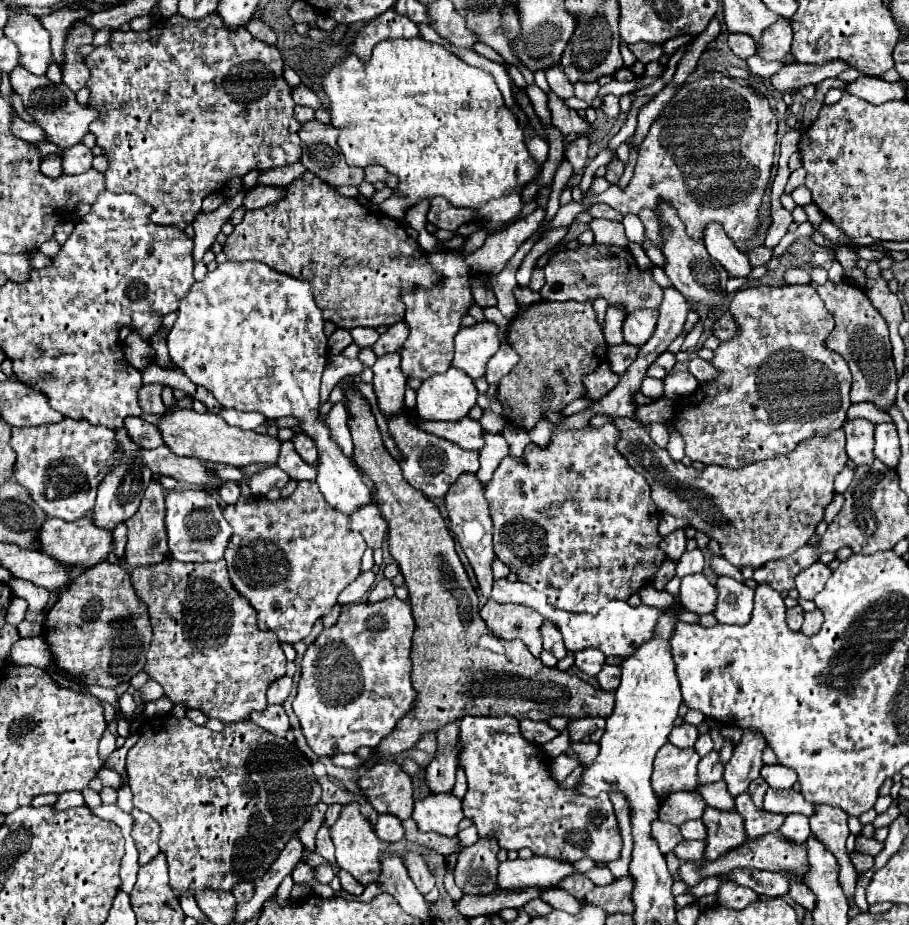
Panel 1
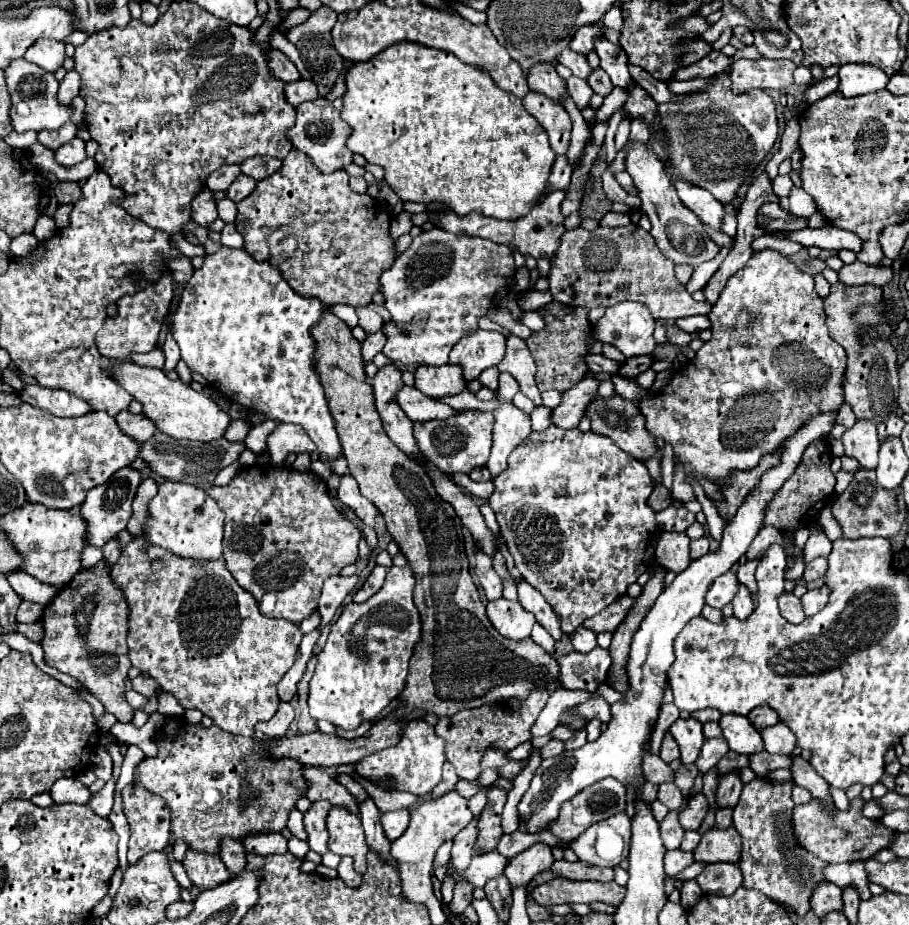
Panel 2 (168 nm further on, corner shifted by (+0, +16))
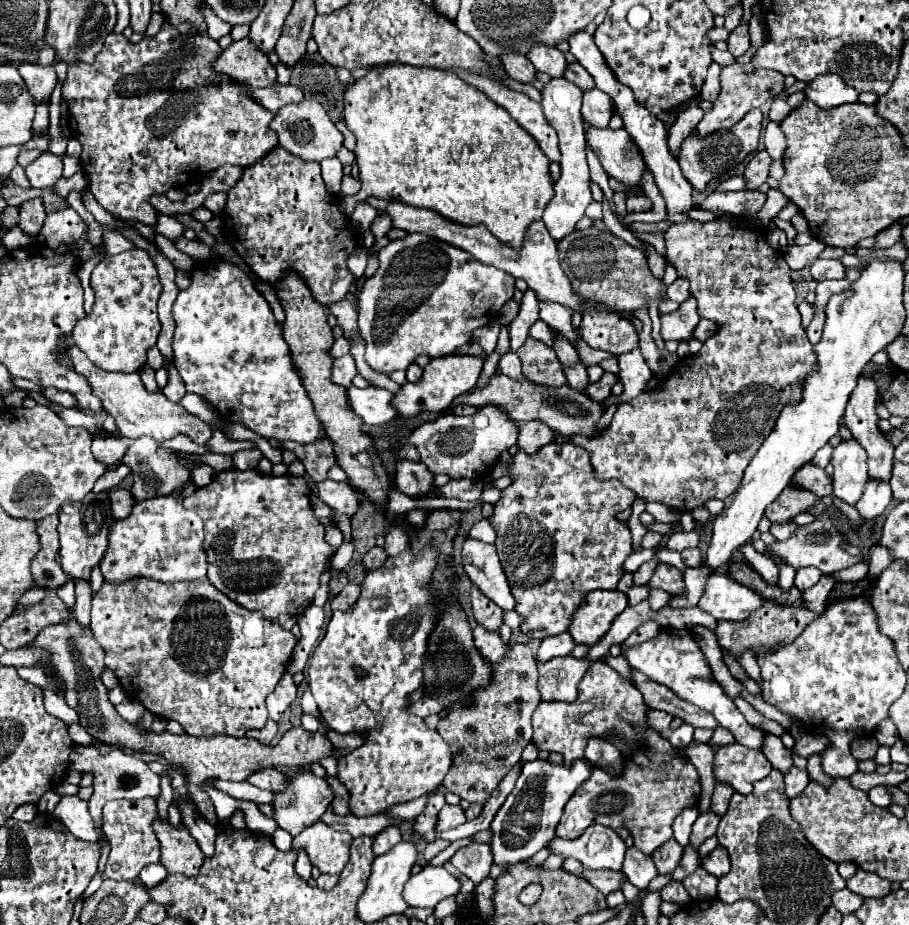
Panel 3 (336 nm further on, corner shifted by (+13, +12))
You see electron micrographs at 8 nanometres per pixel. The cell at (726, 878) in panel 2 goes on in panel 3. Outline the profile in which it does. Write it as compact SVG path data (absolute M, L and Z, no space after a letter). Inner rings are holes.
M696 868L694 874L684 878L684 888L686 892L694 898L694 900L708 900L708 898L716 898L716 888L718 888L718 880L716 876L710 876L704 868Z

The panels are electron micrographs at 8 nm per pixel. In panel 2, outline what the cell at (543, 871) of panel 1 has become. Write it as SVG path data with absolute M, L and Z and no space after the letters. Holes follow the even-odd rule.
M493 850L493 852L481 854L481 856L475 854L469 868L463 874L459 874L457 870L453 870L451 874L453 874L453 880L457 880L459 876L465 876L475 888L483 888L487 884L487 880L501 876L505 872L507 864L509 864L509 858L499 854L497 850Z

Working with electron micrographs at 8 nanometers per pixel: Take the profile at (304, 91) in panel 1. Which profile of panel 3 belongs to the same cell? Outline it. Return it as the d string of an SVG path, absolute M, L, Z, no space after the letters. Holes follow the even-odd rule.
M250 40L232 42L222 54L214 60L212 68L230 76L238 84L246 84L250 88L264 88L276 84L276 70L268 62L266 56L260 56L256 48L252 48Z

